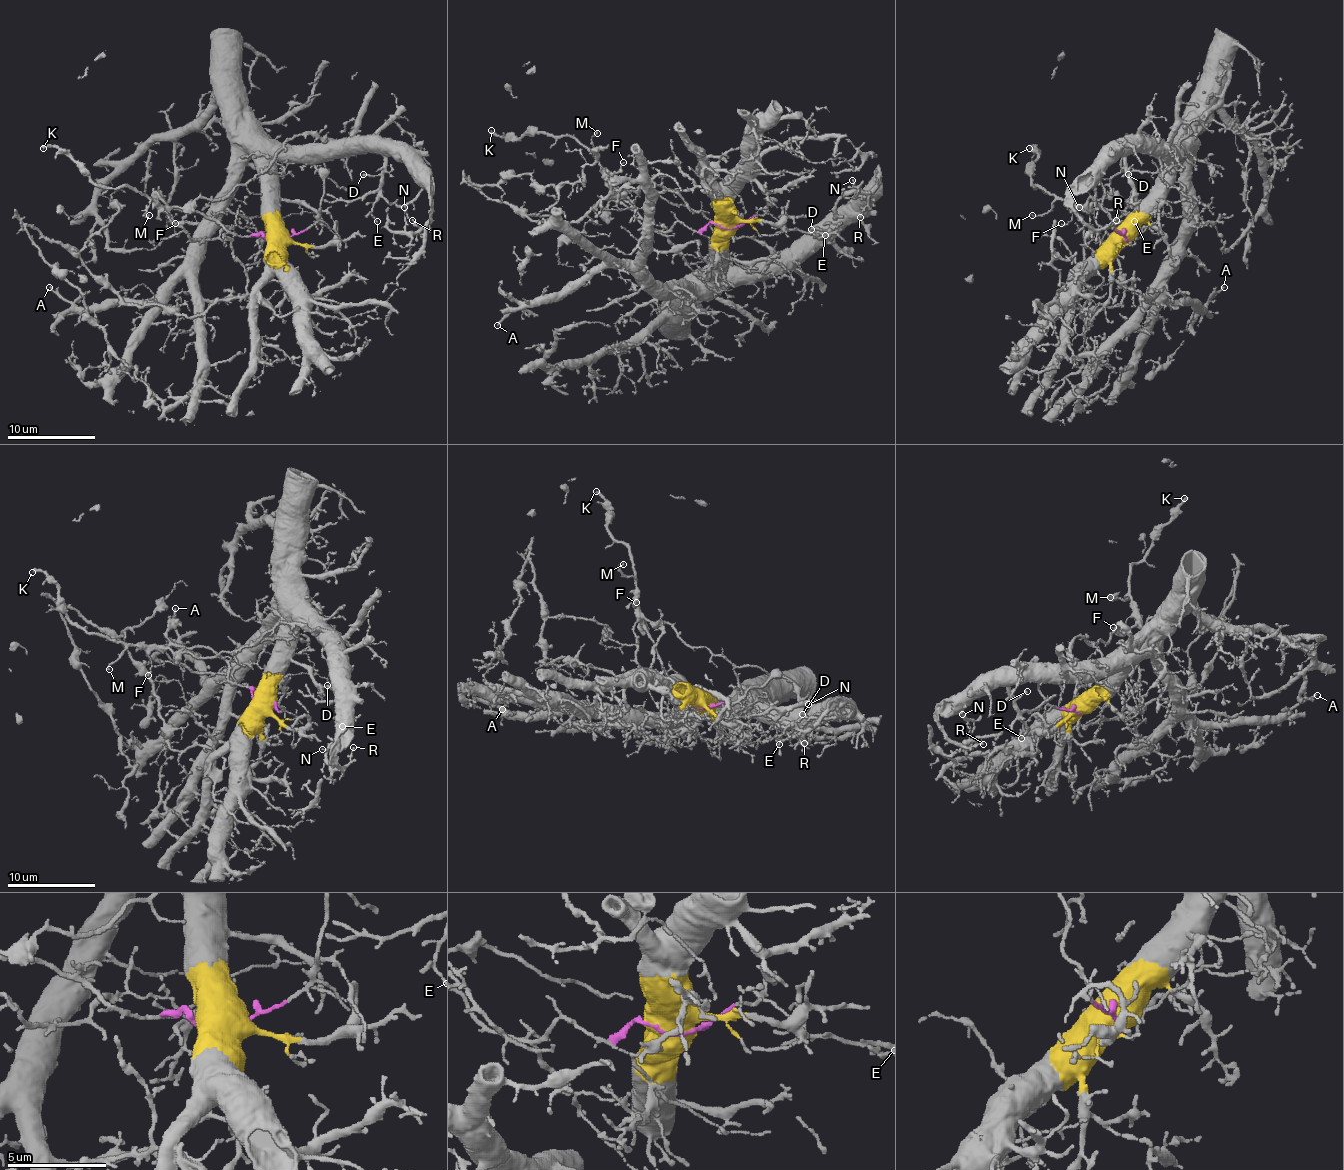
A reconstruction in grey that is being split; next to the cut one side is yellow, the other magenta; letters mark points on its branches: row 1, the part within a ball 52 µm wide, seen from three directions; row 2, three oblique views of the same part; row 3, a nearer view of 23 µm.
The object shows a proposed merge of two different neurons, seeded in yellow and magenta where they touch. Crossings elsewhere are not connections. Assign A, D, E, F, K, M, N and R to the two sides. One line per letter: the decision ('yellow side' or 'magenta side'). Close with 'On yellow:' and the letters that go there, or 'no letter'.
A: yellow side
D: yellow side
E: yellow side
F: magenta side
K: magenta side
M: magenta side
N: yellow side
R: yellow side
On yellow: A, D, E, N, R

